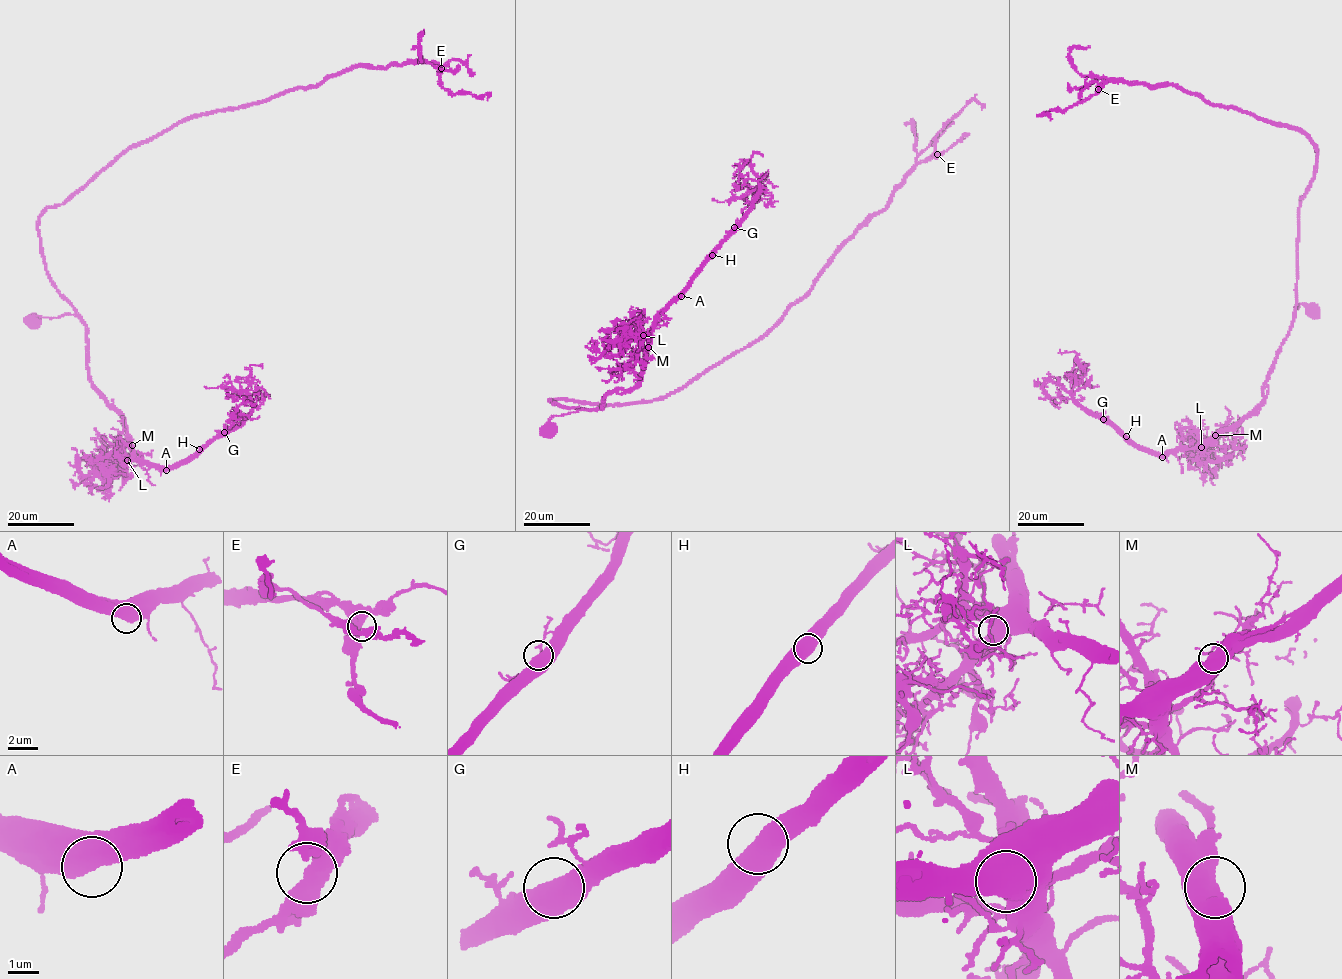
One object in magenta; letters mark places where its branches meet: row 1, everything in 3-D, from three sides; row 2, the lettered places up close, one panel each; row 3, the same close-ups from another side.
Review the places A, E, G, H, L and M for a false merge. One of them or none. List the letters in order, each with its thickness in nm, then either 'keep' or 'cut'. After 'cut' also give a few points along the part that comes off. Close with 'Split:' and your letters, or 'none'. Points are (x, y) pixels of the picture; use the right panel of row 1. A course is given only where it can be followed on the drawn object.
A: 800 nm | keep
E: 480 nm | keep
G: 800 nm | keep
H: 800 nm | keep
L: 850 nm | keep
M: 850 nm | keep
Split: none

